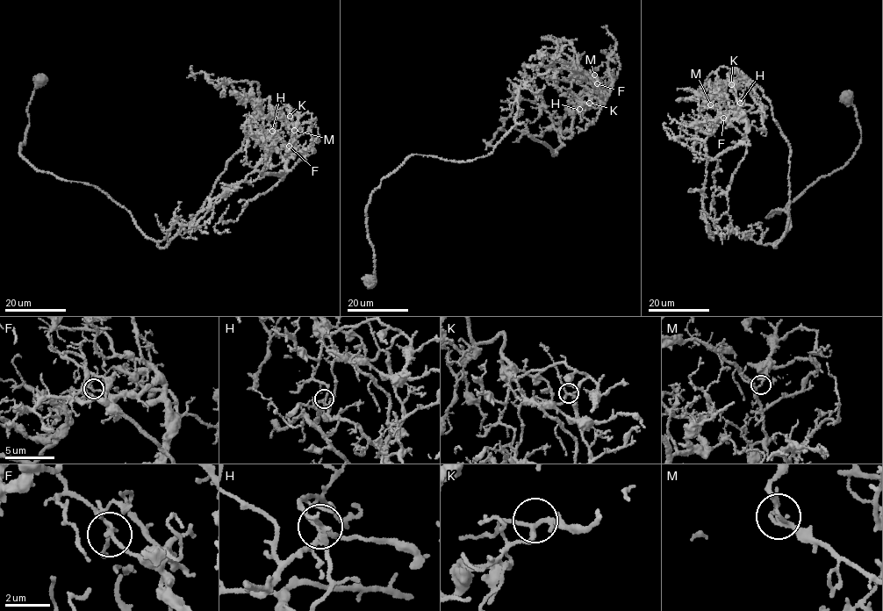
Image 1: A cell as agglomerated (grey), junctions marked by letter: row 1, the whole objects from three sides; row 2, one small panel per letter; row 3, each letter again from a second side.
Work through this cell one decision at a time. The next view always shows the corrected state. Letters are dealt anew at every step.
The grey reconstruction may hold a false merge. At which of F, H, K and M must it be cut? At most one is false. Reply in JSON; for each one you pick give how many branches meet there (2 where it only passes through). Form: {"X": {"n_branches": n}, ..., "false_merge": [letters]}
{"M": {"n_branches": 3}, "false_merge": ["M"]}

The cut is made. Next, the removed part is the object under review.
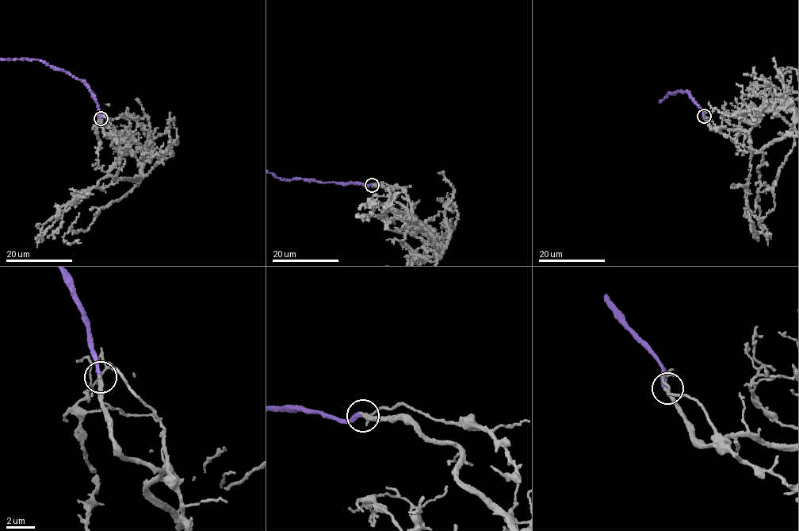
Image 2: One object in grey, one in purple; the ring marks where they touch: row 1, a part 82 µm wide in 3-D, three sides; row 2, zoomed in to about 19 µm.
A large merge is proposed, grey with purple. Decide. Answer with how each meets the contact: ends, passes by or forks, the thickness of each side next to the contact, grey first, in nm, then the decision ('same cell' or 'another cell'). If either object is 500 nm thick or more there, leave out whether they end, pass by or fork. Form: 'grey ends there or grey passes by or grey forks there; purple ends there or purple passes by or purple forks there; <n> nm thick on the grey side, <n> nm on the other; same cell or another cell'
grey passes by; purple ends there; 200 nm thick on the grey side, 260 nm on the other; same cell

